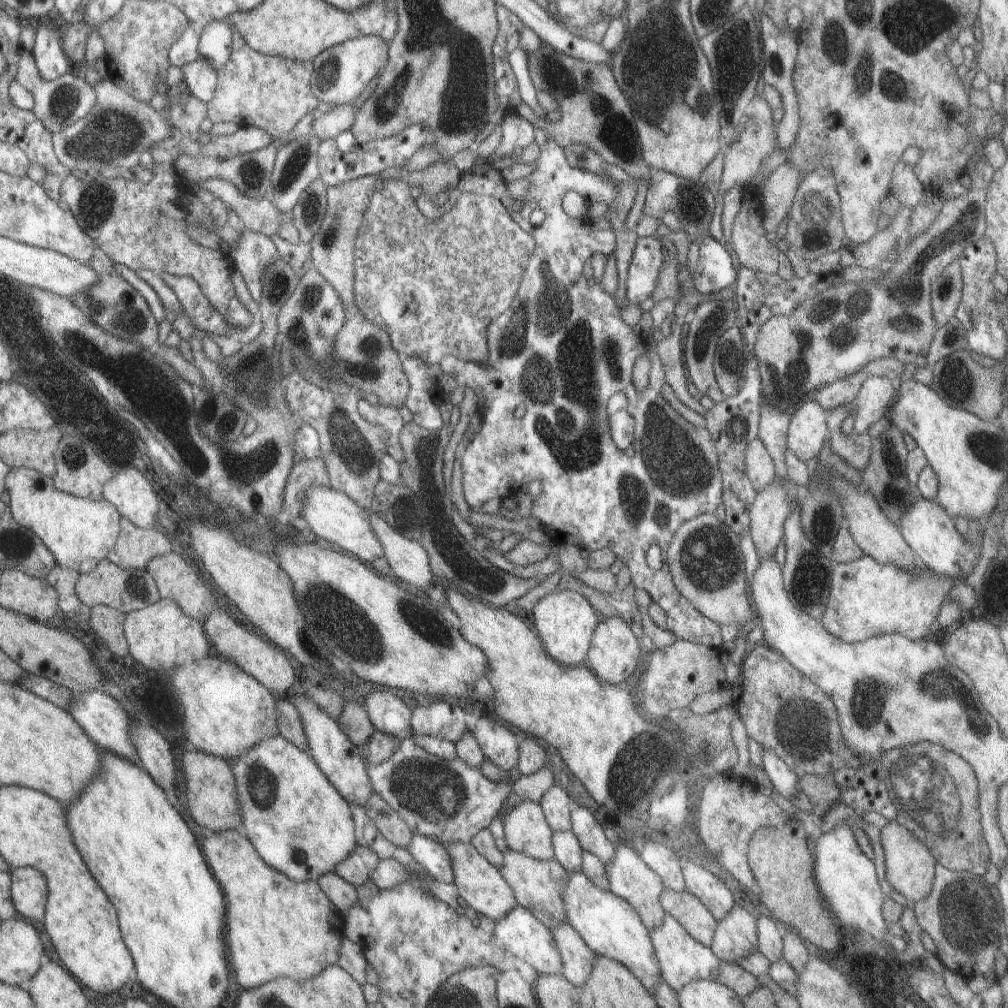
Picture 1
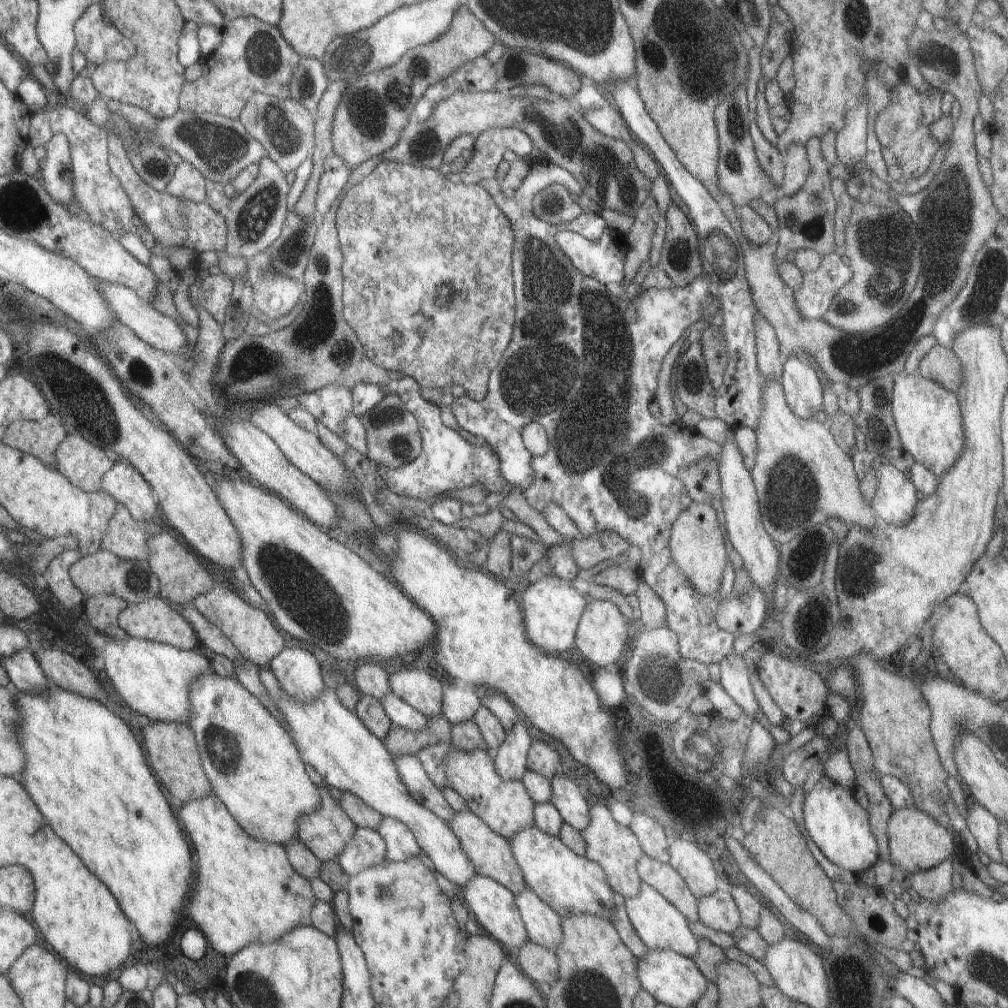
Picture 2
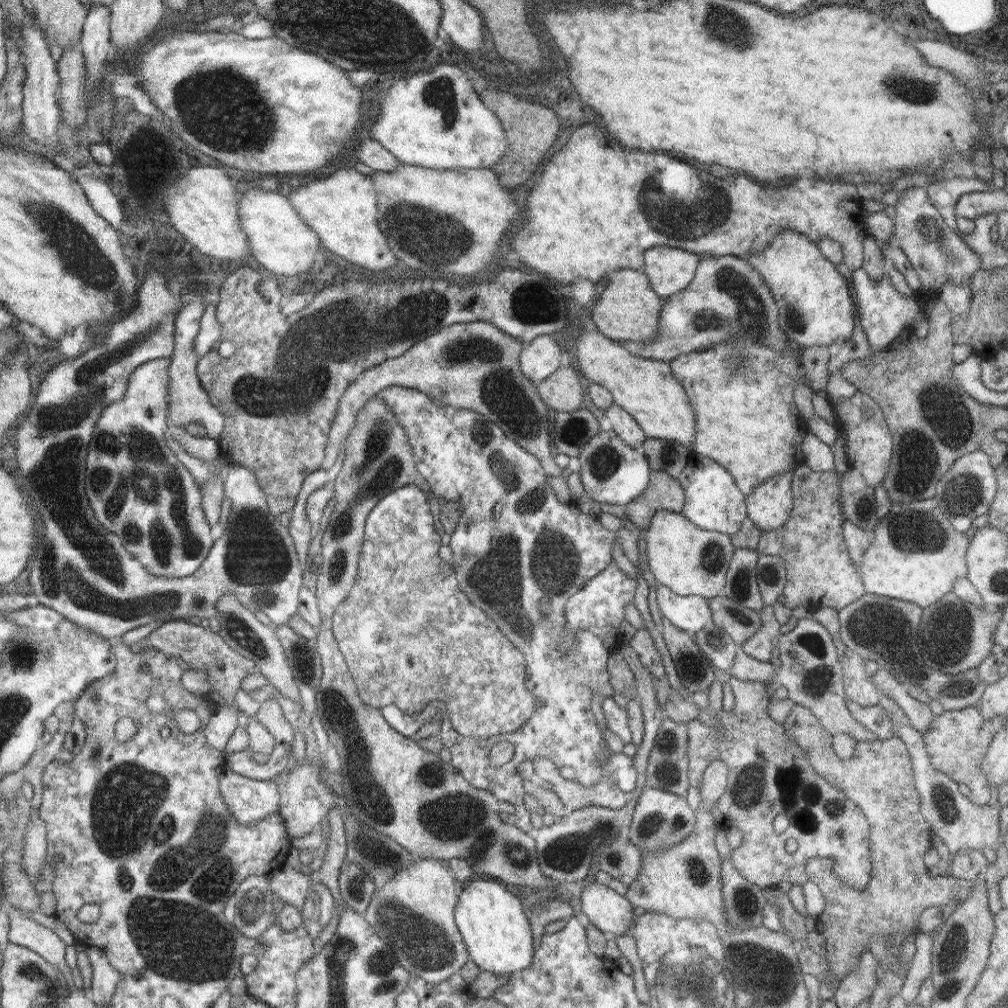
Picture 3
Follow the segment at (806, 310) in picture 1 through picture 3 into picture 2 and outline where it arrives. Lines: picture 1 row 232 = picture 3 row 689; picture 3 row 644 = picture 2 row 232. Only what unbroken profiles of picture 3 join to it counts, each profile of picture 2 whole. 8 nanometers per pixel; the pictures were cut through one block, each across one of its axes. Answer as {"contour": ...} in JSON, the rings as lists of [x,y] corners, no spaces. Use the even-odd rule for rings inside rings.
{"contour":[[[959,24],[931,32],[917,26],[909,38],[909,50],[911,64],[919,66],[929,86],[949,92],[961,102],[961,118],[953,124],[951,114],[943,114],[929,128],[939,142],[947,144],[947,158],[929,188],[915,196],[891,192],[891,204],[887,208],[875,198],[869,198],[865,206],[855,202],[845,234],[845,260],[853,268],[853,280],[835,292],[821,320],[799,316],[793,288],[777,274],[781,260],[777,240],[769,240],[761,248],[749,248],[749,242],[739,232],[757,312],[775,328],[783,360],[811,356],[829,382],[843,382],[849,390],[859,390],[883,376],[903,374],[915,344],[933,334],[941,314],[965,288],[967,272],[977,252],[993,236],[997,220],[1001,218],[979,170],[973,118],[979,112],[979,98],[983,94],[975,78],[977,66],[967,32]]]}

